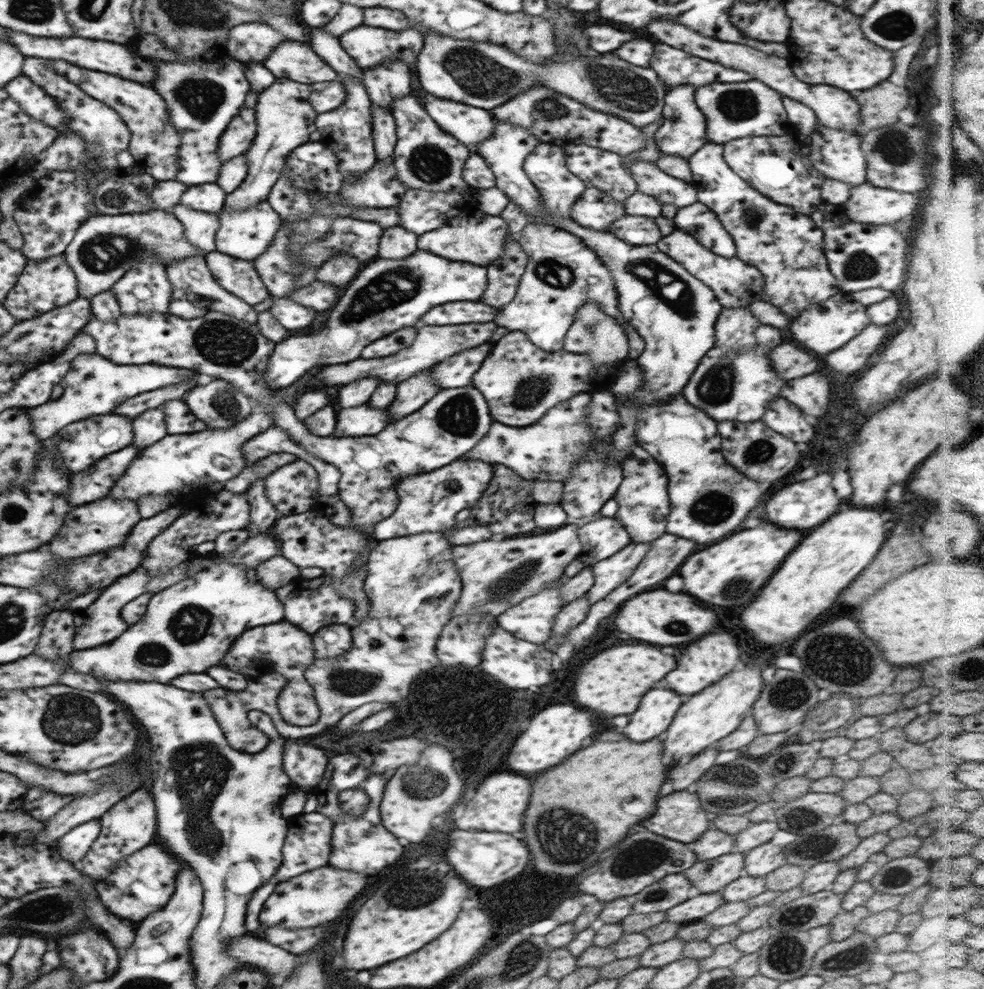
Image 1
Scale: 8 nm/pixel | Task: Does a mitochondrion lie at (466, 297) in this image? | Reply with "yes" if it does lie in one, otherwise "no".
no

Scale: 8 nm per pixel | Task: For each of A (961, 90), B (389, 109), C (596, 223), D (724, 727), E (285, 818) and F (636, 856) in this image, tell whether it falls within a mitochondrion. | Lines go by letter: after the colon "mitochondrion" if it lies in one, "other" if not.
A: other
B: other
C: other
D: other
E: other
F: mitochondrion

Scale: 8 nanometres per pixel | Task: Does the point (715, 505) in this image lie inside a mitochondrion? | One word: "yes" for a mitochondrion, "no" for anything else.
yes

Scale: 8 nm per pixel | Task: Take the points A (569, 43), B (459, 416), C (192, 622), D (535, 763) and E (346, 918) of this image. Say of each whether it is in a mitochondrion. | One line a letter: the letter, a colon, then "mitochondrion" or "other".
A: mitochondrion
B: mitochondrion
C: mitochondrion
D: other
E: other

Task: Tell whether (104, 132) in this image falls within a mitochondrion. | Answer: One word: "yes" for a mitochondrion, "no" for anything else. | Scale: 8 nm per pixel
yes

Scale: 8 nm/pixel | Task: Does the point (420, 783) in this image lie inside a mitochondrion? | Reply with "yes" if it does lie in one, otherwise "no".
yes

